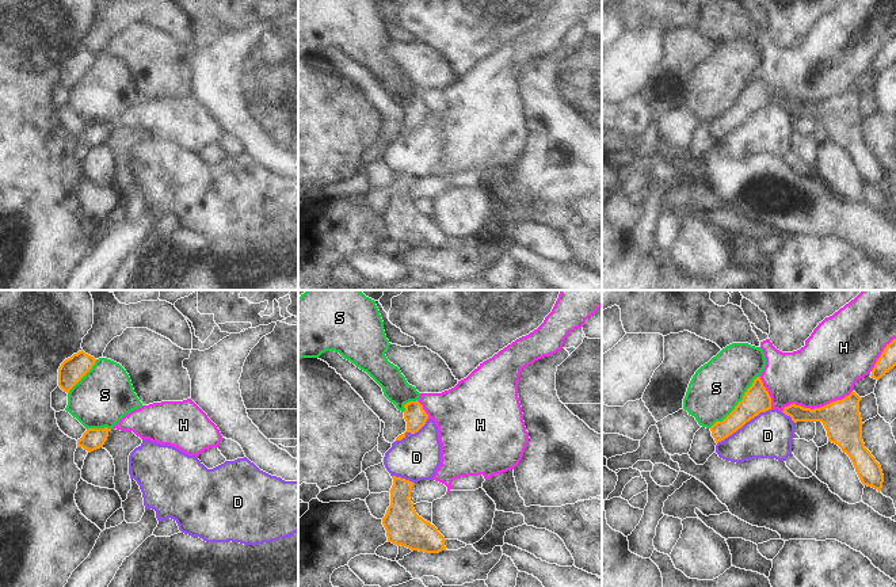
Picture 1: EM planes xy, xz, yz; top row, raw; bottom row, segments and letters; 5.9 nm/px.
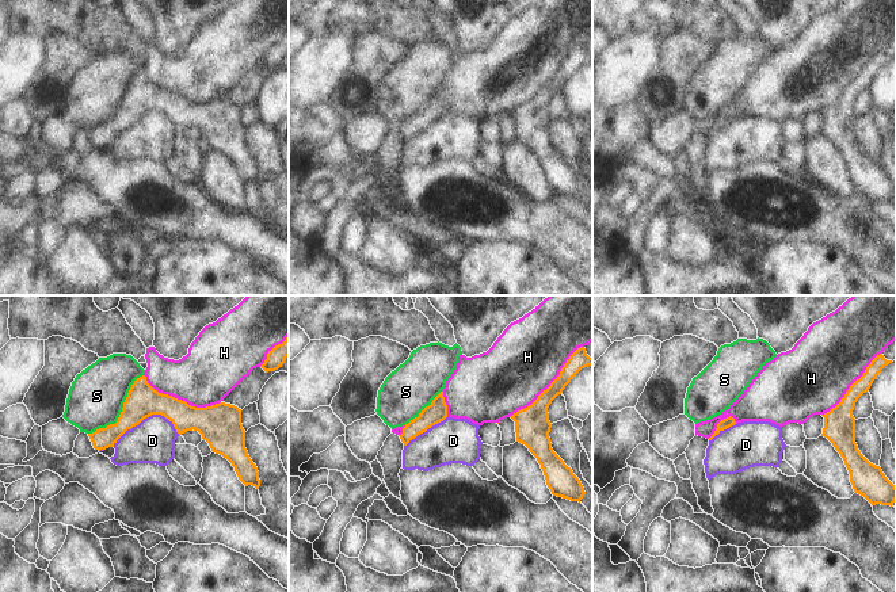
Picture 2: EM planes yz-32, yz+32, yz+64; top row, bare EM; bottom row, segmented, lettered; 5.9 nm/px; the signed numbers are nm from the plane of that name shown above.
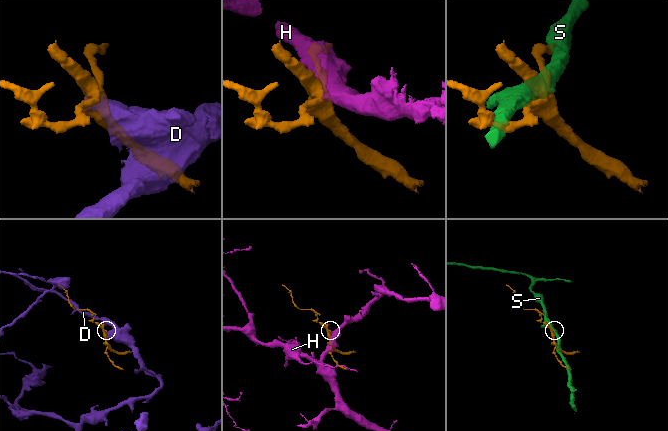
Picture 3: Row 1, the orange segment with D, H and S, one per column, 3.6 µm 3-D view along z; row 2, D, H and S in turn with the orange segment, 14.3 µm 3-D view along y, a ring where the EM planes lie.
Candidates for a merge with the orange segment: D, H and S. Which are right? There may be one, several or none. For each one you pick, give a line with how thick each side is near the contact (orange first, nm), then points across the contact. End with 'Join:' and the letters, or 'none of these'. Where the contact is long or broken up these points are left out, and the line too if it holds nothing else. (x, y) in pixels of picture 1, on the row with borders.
Join: none of these.

